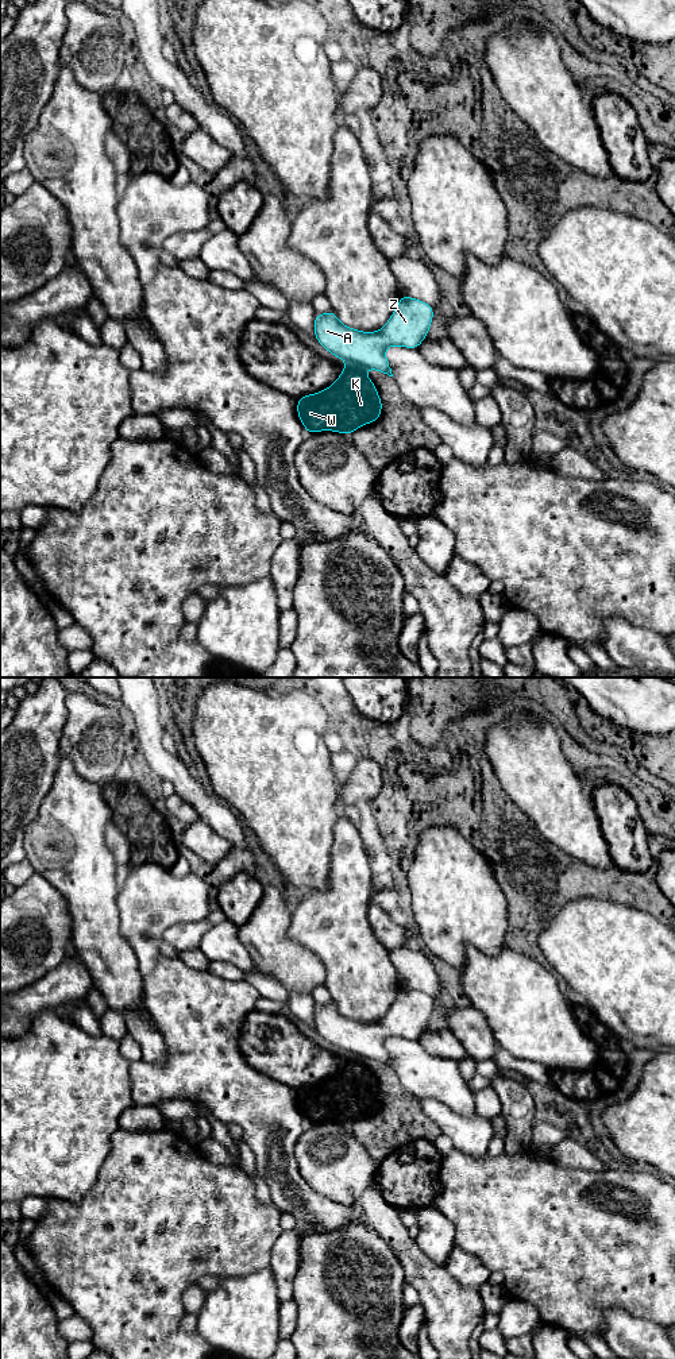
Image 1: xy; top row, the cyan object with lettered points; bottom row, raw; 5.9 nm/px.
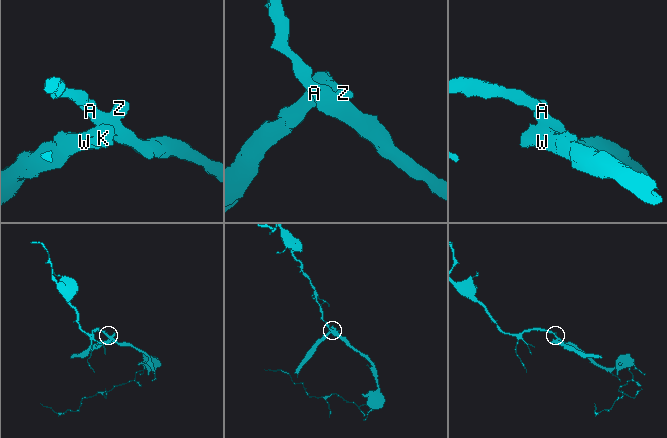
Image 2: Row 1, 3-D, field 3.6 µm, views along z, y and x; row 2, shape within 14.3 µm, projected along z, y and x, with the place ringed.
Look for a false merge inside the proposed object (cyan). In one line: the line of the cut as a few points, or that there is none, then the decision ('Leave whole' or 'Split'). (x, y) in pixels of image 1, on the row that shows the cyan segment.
Split along xy (351, 365), (362, 369). Split

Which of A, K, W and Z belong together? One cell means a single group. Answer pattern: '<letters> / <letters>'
A Z / K W

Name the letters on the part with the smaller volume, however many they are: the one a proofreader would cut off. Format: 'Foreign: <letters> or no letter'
Foreign: K, W

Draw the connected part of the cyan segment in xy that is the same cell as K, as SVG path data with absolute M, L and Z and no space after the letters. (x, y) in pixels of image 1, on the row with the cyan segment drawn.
M356 366L343 367L338 381L324 391L297 399L298 418L306 433L335 431L351 435L381 417L378 390Z

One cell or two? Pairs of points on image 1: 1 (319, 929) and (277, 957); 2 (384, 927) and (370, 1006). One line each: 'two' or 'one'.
1: two
2: two

